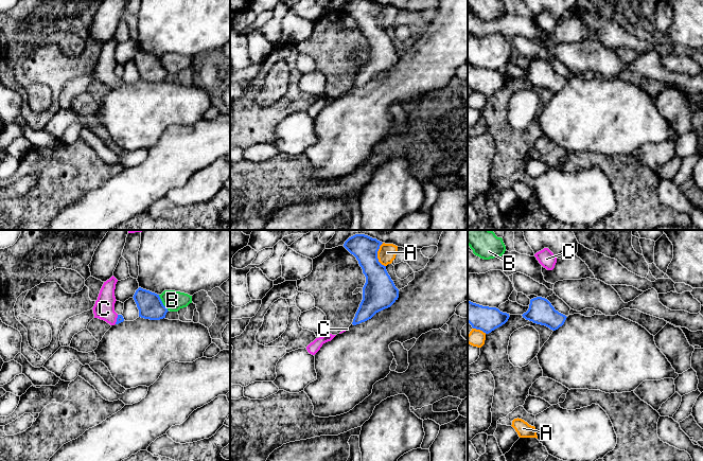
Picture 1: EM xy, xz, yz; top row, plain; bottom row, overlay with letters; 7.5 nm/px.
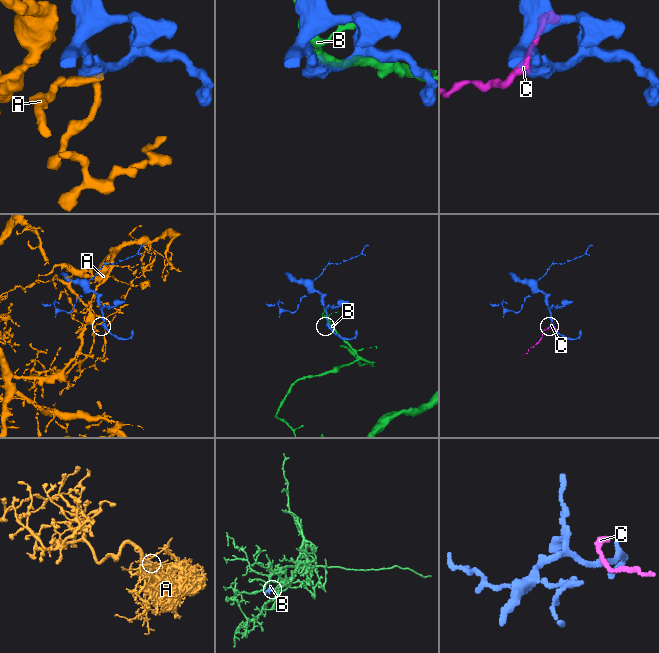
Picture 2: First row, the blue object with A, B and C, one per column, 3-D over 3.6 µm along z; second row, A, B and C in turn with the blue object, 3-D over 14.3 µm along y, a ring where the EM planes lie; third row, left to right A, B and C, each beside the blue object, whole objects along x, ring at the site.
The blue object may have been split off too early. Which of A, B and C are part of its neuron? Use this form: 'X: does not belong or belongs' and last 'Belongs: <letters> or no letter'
A: does not belong
B: does not belong
C: belongs
Belongs: C

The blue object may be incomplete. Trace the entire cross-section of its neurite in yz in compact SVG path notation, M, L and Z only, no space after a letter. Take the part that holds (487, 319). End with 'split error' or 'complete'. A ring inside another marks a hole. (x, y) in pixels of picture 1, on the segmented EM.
M468 300L468 322L473 329L486 334L505 324L509 317L509 314L496 307L482 306Z; complete

